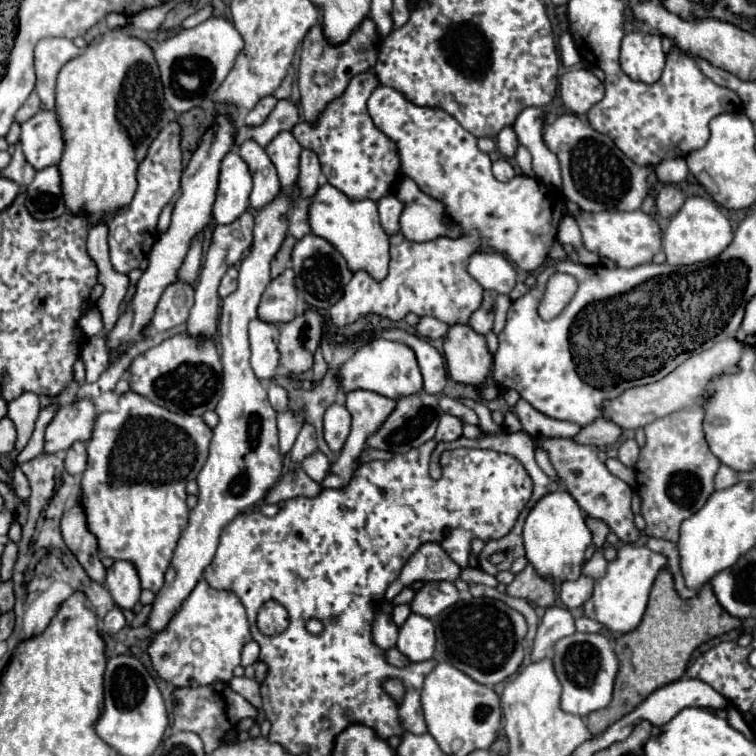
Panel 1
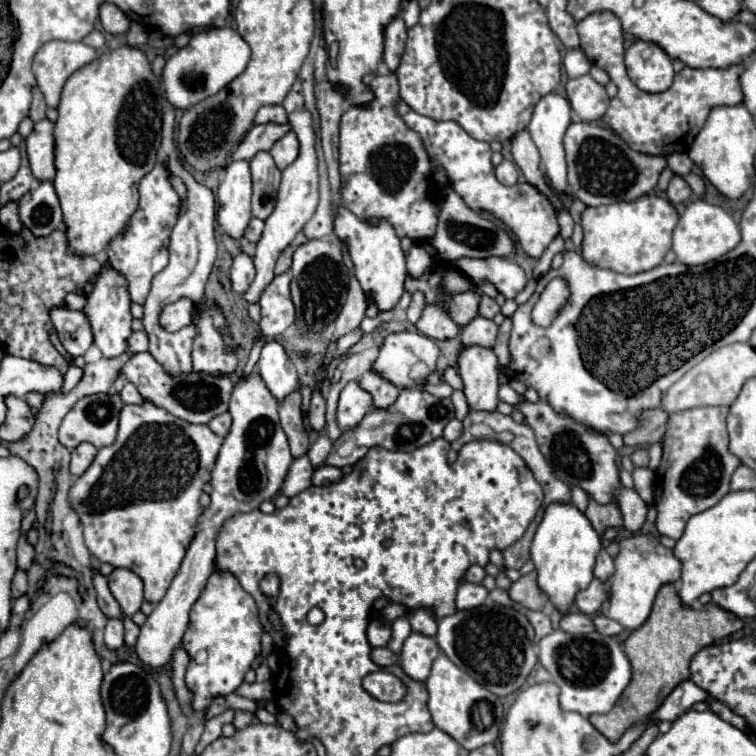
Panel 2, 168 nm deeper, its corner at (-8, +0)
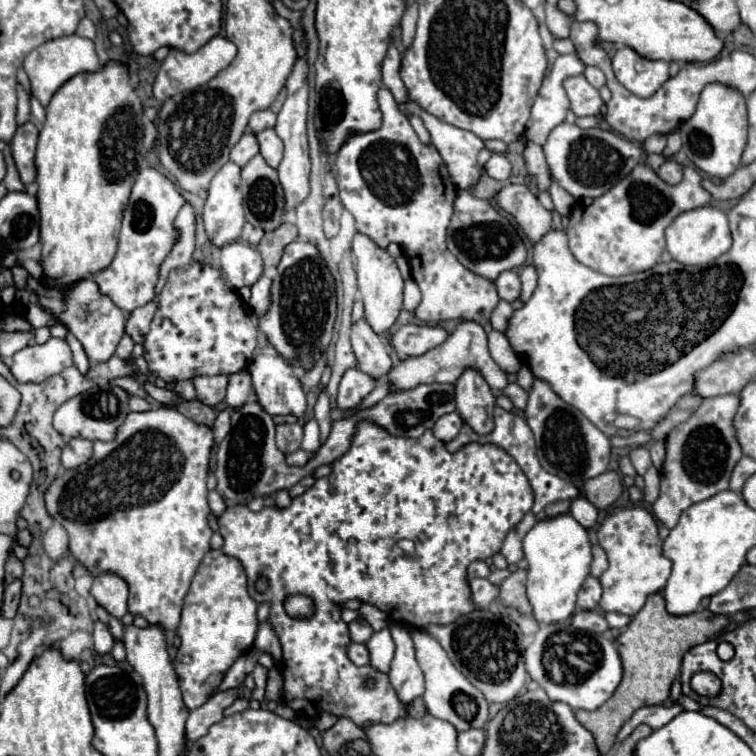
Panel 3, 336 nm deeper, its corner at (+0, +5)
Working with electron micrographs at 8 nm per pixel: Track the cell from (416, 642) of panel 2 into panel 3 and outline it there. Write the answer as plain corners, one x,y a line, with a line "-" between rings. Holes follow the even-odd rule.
391,626
395,640
395,656
389,668
389,680
403,702
411,702
423,694
423,672
415,658
415,646
405,626

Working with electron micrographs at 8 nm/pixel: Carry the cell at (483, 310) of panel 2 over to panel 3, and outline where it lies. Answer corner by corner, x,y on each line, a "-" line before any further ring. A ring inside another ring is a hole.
383,86
377,96
383,114
381,128
351,134
335,154
339,198
355,218
355,228
361,234
371,236
381,248
397,242
405,250
413,280
423,294
415,310
419,320
427,324
439,324
443,320
475,320
487,324
501,300
495,284
463,268
445,244
451,204
455,200
455,186
445,192
447,168
433,146
419,142
409,118
399,112
393,94

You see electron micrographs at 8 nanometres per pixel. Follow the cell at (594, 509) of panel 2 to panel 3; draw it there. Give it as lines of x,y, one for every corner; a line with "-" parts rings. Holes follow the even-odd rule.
603,472
583,484
583,496
599,510
607,510
623,492
621,476
617,472

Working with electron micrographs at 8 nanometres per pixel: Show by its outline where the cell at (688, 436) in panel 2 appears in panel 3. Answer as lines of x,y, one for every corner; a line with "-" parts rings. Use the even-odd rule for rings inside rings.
739,396
705,398
701,406
689,416
687,422
675,426
667,436
667,454
661,468
659,498
651,506
653,516
667,528
675,528
683,510
695,502
707,500
721,490
729,488
729,476
733,466
743,456
739,442
735,440
733,416
739,406

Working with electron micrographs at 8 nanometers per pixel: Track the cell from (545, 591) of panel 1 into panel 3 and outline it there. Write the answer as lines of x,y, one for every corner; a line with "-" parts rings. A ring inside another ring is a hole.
517,570
509,578
505,578
503,584
499,586
499,600
505,606
513,606
523,614
531,614
531,602
525,592
525,580
527,580
525,570

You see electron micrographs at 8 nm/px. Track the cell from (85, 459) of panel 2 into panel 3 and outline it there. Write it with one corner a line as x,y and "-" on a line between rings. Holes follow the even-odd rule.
73,438
71,442
67,442
67,446
63,448
61,454
61,464
69,470
69,468
77,468
79,464
87,462
91,458
93,452
93,442
85,440
85,438

